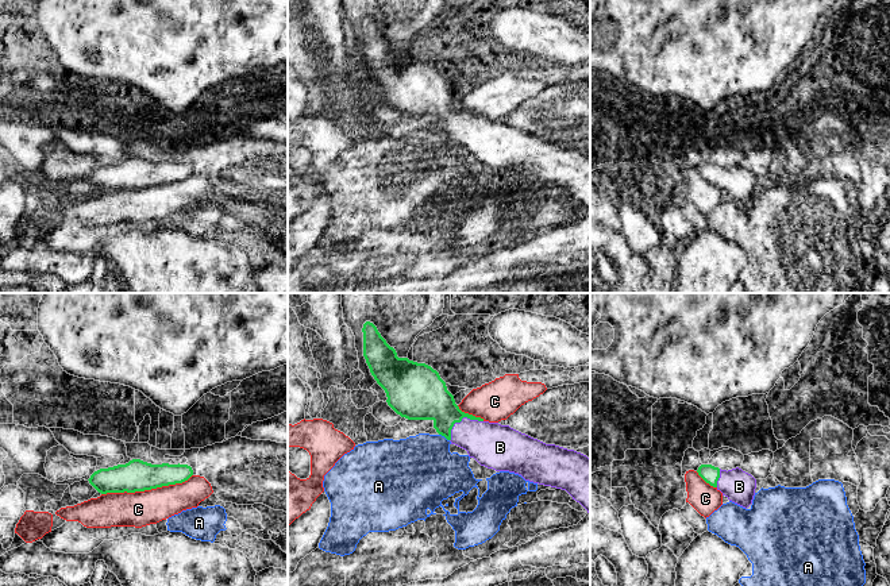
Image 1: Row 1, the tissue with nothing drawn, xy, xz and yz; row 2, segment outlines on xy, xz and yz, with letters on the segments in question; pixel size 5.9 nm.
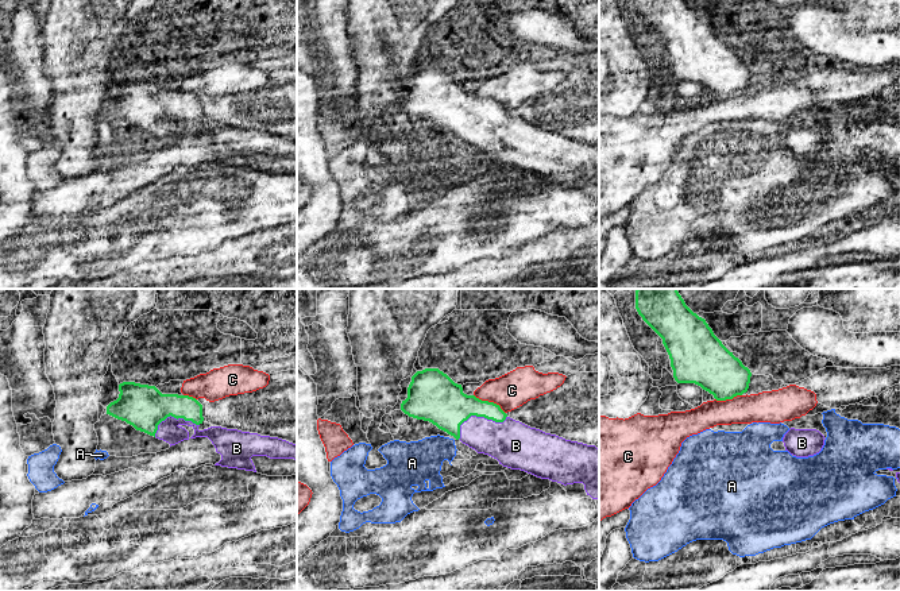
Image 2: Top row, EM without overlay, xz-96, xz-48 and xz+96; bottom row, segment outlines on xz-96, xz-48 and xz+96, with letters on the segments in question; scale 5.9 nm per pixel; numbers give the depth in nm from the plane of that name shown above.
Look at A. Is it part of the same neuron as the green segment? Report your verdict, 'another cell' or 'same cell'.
another cell

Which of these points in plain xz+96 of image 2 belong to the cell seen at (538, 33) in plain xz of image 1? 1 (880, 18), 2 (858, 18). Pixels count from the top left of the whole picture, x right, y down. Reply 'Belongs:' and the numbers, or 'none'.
Belongs: none

